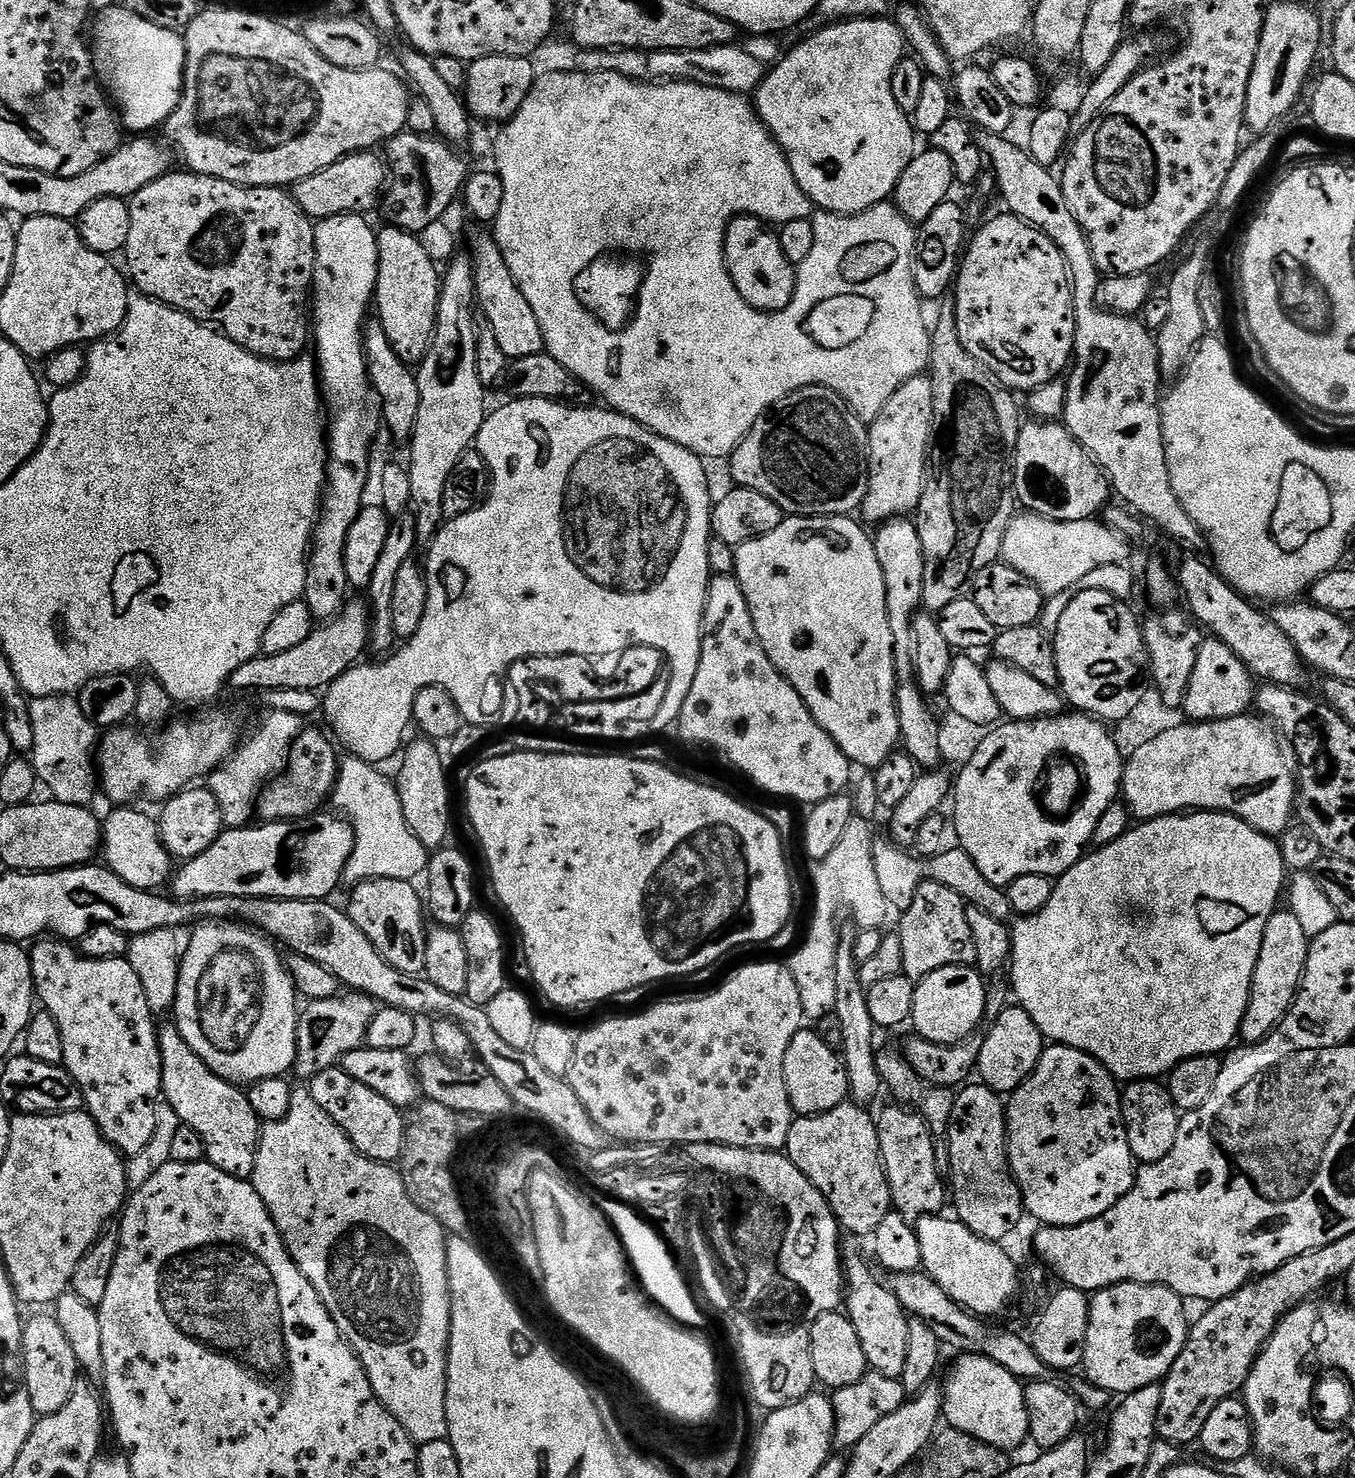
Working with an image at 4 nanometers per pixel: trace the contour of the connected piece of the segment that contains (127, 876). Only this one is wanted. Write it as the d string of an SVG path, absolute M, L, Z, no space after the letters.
M116 806L102 820L102 860L122 882L143 892L160 890L174 875L174 857L168 853L160 837L160 826L144 812L135 812L132 806Z

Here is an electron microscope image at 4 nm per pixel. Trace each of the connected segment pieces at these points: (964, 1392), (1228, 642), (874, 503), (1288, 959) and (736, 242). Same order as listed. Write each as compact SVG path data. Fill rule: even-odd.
M964 1354L952 1368L948 1381L943 1381L943 1419L947 1427L956 1428L962 1434L970 1434L990 1446L1011 1453L1012 1448L1020 1448L1029 1439L1028 1411L1024 1397L1024 1384L1002 1370L998 1362L985 1356Z
M1196 554L1189 555L1187 558L1189 560L1181 566L1180 572L1178 568L1178 583L1183 603L1188 603L1189 610L1196 615L1194 617L1195 623L1205 629L1208 627L1212 631L1209 633L1215 639L1221 640L1226 646L1230 646L1230 650L1234 650L1236 657L1247 666L1248 671L1257 681L1271 682L1283 688L1303 689L1305 687L1303 684L1307 682L1308 675L1310 675L1309 669L1306 667L1303 658L1298 654L1294 642L1290 642L1290 638L1286 638L1285 632L1272 621L1271 615L1267 611L1263 612L1260 609L1263 607L1257 606L1248 597L1235 592L1207 559L1205 559L1206 561L1200 560L1204 558Z
M921 374L903 384L894 398L882 406L882 414L878 414L878 418L867 425L868 489L862 513L864 512L863 519L869 525L879 526L890 520L908 518L919 509L928 481L933 418L932 377Z
M1277 910L1272 913L1270 922L1266 922L1262 950L1254 966L1250 1002L1240 1027L1239 1039L1245 1045L1257 1044L1259 1040L1265 1040L1292 1009L1292 1003L1296 1001L1296 994L1300 990L1300 979L1304 976L1309 943L1310 938L1306 930L1302 930L1298 918L1294 918L1292 912Z
M738 216L731 220L724 231L724 261L738 294L742 294L750 306L760 312L781 312L794 298L796 268L788 261L786 254L782 254L779 235L775 231L768 232L768 227L765 221L756 216Z

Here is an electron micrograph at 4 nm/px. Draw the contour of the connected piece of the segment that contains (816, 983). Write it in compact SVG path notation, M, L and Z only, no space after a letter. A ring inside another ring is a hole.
M860 818L853 819L842 833L838 846L830 850L825 860L819 861L816 872L816 909L812 912L812 925L804 945L786 960L786 966L798 982L798 998L802 998L804 1019L817 1022L835 1013L834 958L840 945L841 933L836 932L836 912L843 908L853 908L856 912L872 912L871 927L883 929L888 920L890 906L878 883L874 870L874 842L877 837L868 829L868 824Z

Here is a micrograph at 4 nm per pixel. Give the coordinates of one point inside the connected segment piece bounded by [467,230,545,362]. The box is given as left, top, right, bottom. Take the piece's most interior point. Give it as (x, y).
(505, 310)

